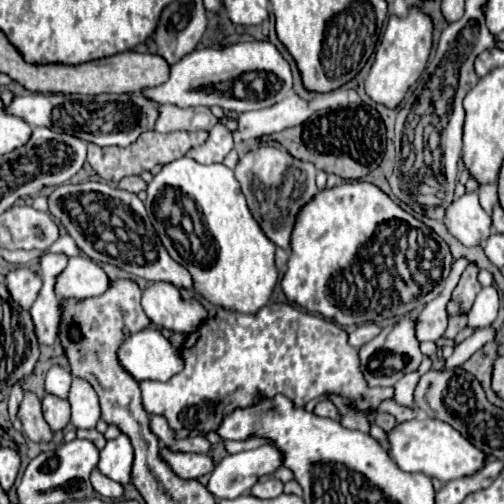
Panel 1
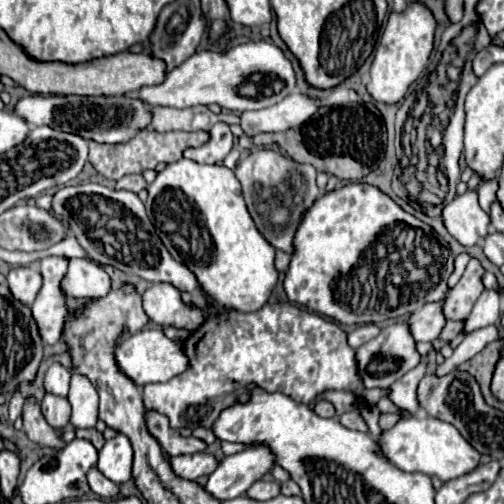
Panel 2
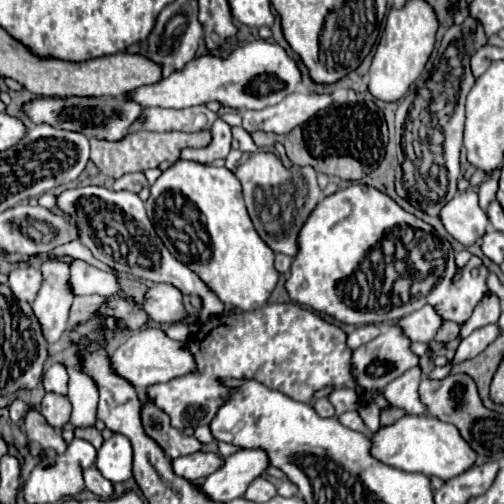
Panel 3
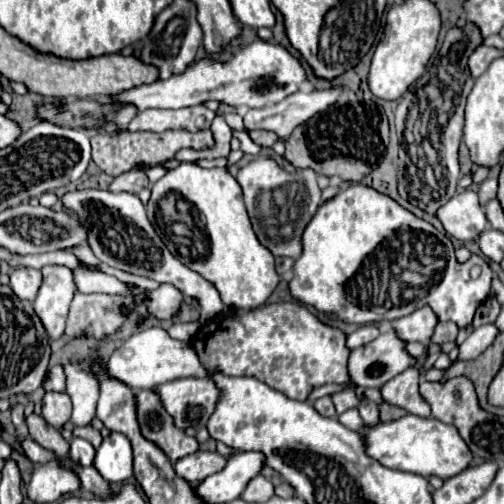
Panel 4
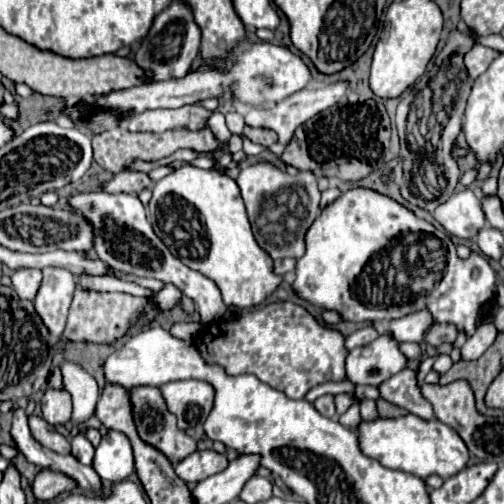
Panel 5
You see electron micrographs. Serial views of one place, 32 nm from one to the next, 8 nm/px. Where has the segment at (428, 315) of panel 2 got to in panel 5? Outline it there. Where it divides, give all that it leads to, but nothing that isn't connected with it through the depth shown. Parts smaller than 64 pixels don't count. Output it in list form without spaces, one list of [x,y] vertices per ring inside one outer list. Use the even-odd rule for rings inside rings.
[[[428,310],[408,314],[398,320],[390,320],[390,332],[398,342],[422,342],[424,332],[432,326],[432,316]]]

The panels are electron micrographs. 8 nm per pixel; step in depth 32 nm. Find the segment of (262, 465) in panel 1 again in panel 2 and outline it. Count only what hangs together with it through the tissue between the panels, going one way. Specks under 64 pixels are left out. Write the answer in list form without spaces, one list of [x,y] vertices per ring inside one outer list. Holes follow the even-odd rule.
[[[246,448],[238,454],[226,456],[220,466],[210,474],[204,490],[220,502],[244,496],[246,490],[264,474],[268,474],[272,466],[274,460],[268,448]]]

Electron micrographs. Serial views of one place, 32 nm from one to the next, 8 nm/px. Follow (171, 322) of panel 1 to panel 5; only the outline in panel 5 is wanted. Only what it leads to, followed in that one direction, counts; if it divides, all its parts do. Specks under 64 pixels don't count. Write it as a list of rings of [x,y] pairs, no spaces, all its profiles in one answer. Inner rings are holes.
[[[168,284],[160,292],[156,292],[156,296],[152,298],[152,302],[156,302],[164,310],[170,310],[170,308],[174,308],[178,304],[180,296],[182,296],[182,292],[174,284]]]

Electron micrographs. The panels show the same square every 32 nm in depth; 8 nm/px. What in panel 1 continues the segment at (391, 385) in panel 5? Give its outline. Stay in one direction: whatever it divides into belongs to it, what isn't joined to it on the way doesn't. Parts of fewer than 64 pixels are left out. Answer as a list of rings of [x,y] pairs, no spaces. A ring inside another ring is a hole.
[[[425,356],[418,370],[412,370],[412,372],[404,374],[404,376],[394,384],[394,402],[396,402],[396,404],[406,406],[406,408],[412,408],[412,410],[416,408],[416,404],[414,404],[414,388],[416,388],[416,384],[418,384],[420,376],[422,376],[424,372],[428,372],[431,365],[432,360],[430,357]]]

